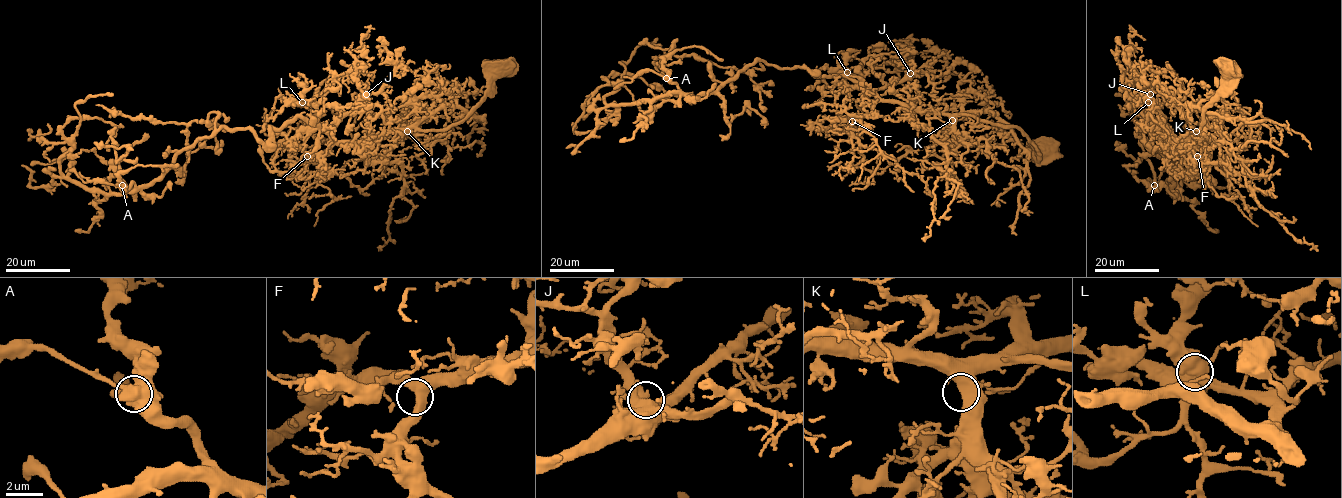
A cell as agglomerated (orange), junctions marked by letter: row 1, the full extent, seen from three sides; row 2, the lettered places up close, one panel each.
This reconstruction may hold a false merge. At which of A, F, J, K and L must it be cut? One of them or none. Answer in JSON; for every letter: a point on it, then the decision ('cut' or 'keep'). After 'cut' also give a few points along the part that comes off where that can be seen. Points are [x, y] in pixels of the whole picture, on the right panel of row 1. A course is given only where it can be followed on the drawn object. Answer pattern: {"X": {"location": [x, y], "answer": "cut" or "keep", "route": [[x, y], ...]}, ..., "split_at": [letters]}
{"A": {"location": [1154, 185], "answer": "keep"}, "F": {"location": [1197, 156], "answer": "keep"}, "J": {"location": [1150, 94], "answer": "keep"}, "K": {"location": [1196, 131], "answer": "keep"}, "L": {"location": [1148, 102], "answer": "keep"}, "split_at": []}

